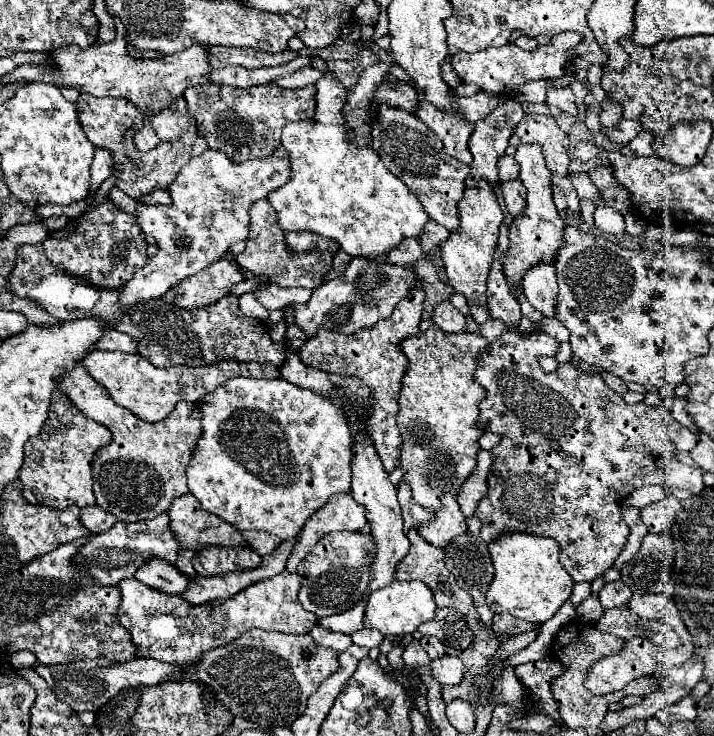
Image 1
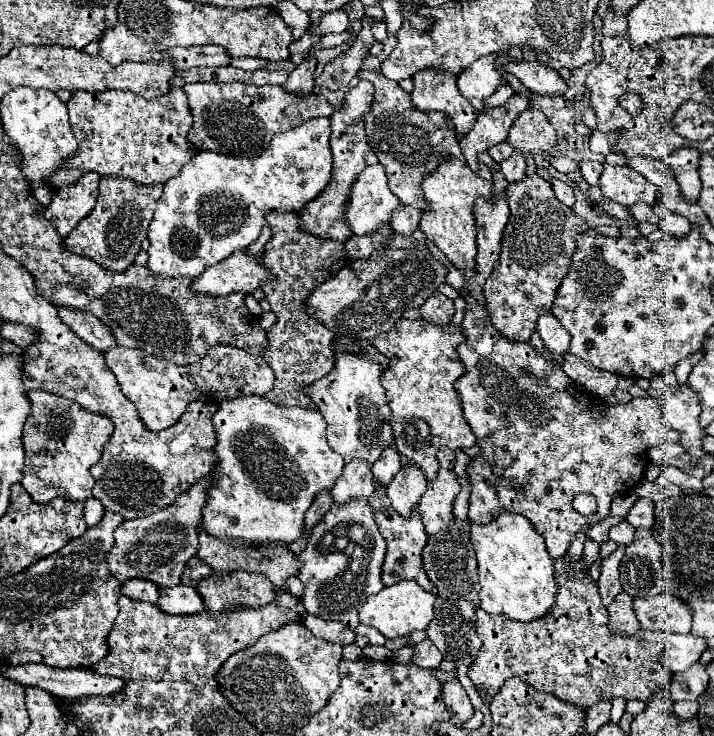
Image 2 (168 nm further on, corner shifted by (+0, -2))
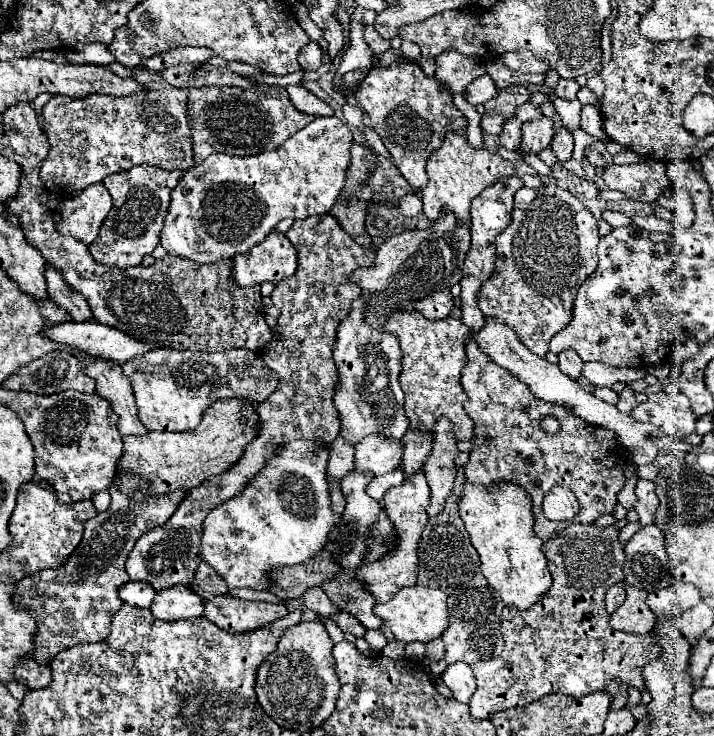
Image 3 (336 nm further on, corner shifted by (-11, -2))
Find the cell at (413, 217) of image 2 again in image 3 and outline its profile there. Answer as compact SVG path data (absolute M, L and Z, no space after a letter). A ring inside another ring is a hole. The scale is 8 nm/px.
M410 192L410 194L404 194L400 200L398 200L398 206L400 206L400 212L404 216L418 216L422 212L422 200L418 198L416 192Z

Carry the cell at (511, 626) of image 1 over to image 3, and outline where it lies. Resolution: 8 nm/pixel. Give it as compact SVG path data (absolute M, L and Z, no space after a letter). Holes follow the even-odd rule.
M570 524L564 532L544 540L542 552L548 558L548 570L552 574L550 590L528 610L516 610L506 606L502 612L500 632L504 636L504 652L492 660L478 660L471 664L476 676L476 692L470 698L470 712L476 718L488 718L492 712L526 706L538 698L560 692L566 696L588 696L592 692L604 690L606 682L618 678L630 682L638 690L644 690L642 668L656 656L656 646L652 644L650 634L632 636L618 630L612 630L608 624L608 612L604 612L604 594L606 590L624 580L624 548L618 540L620 530L614 526L600 528L596 524Z

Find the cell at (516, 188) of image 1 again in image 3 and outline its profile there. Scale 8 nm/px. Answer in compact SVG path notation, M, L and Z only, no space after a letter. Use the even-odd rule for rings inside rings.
M548 116L530 120L522 124L522 150L538 154L540 150L550 146L550 140L554 136L554 122Z

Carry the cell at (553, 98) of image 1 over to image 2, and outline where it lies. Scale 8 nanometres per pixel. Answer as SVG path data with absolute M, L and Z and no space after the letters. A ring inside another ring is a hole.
M537 60L533 62L519 62L513 68L507 68L513 76L517 76L523 86L527 86L535 94L543 96L565 96L569 84L559 76L557 70L541 66Z

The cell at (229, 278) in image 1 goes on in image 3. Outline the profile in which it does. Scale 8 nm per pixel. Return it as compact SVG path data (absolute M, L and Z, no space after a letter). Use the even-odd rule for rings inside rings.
M272 230L250 252L234 256L232 276L240 286L254 286L292 276L296 272L296 248L282 234Z

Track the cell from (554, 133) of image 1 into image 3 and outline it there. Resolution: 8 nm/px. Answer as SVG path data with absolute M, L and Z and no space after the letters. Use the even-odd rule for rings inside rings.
M526 102L522 104L520 108L516 108L516 118L526 122L526 120L534 120L536 116L542 116L542 110L538 106L534 106L532 102Z

